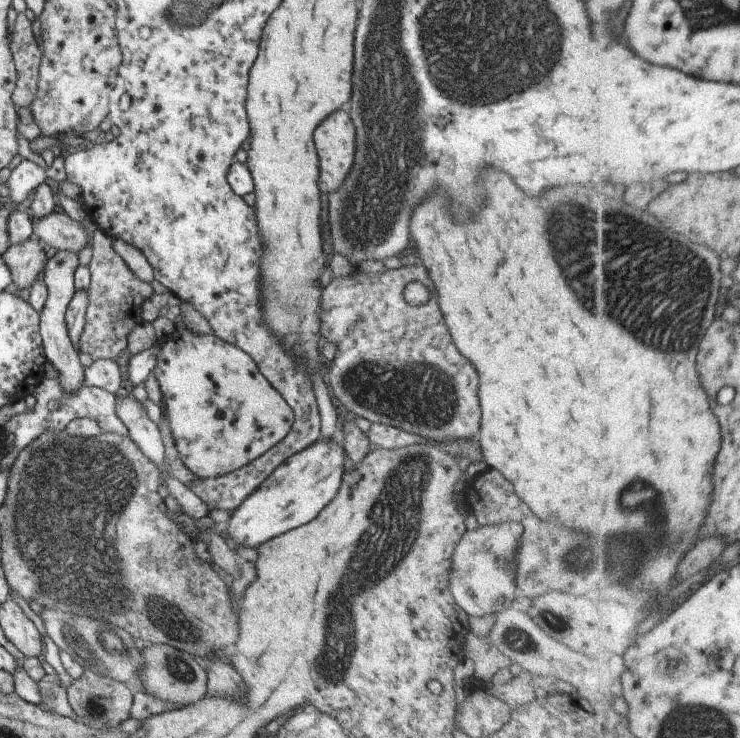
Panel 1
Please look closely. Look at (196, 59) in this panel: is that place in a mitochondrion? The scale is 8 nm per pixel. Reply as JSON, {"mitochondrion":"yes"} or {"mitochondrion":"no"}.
{"mitochondrion":"no"}

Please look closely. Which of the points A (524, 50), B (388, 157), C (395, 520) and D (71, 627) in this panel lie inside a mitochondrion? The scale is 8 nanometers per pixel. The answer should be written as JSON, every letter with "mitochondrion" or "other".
{"A":"mitochondrion","B":"mitochondrion","C":"mitochondrion","D":"mitochondrion"}

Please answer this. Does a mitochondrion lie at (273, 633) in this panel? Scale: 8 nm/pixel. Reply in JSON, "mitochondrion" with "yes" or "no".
{"mitochondrion":"no"}

